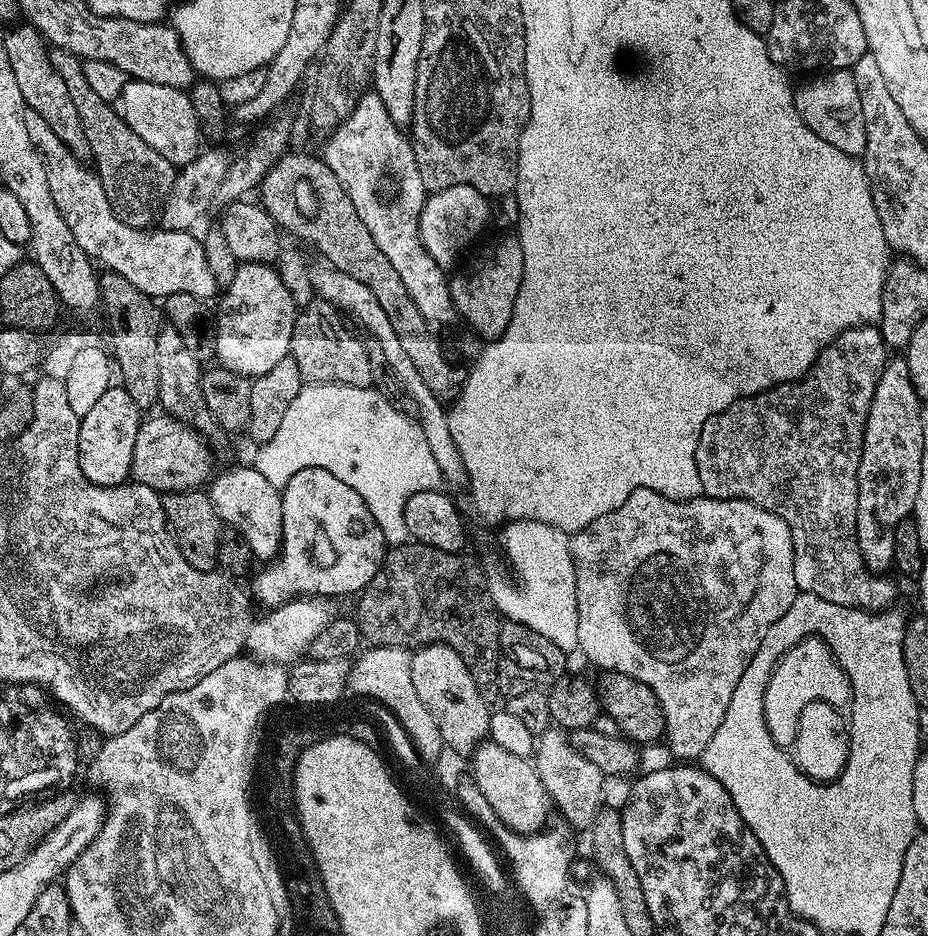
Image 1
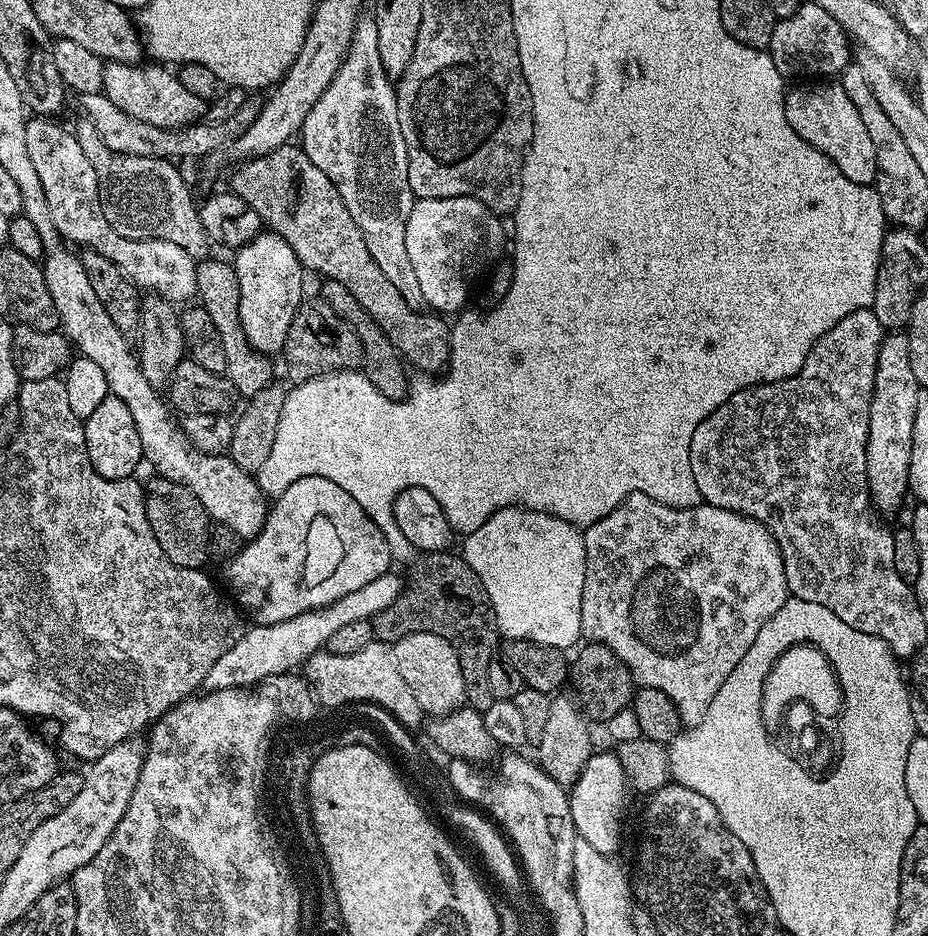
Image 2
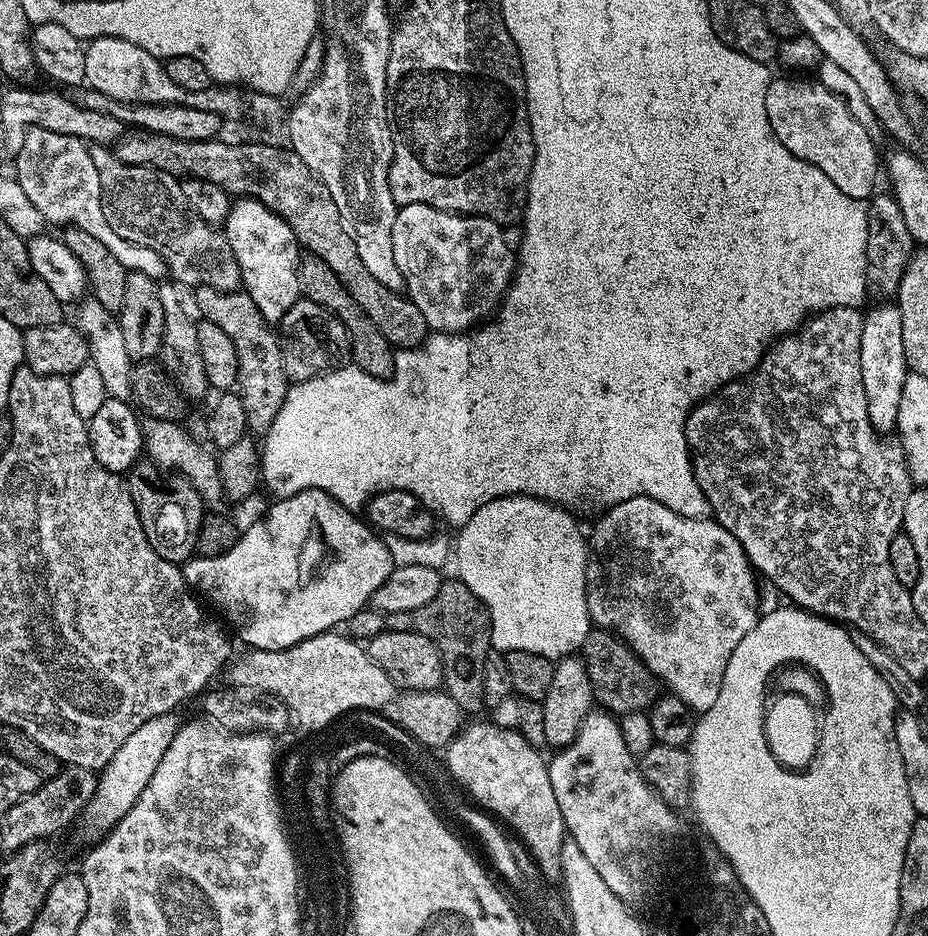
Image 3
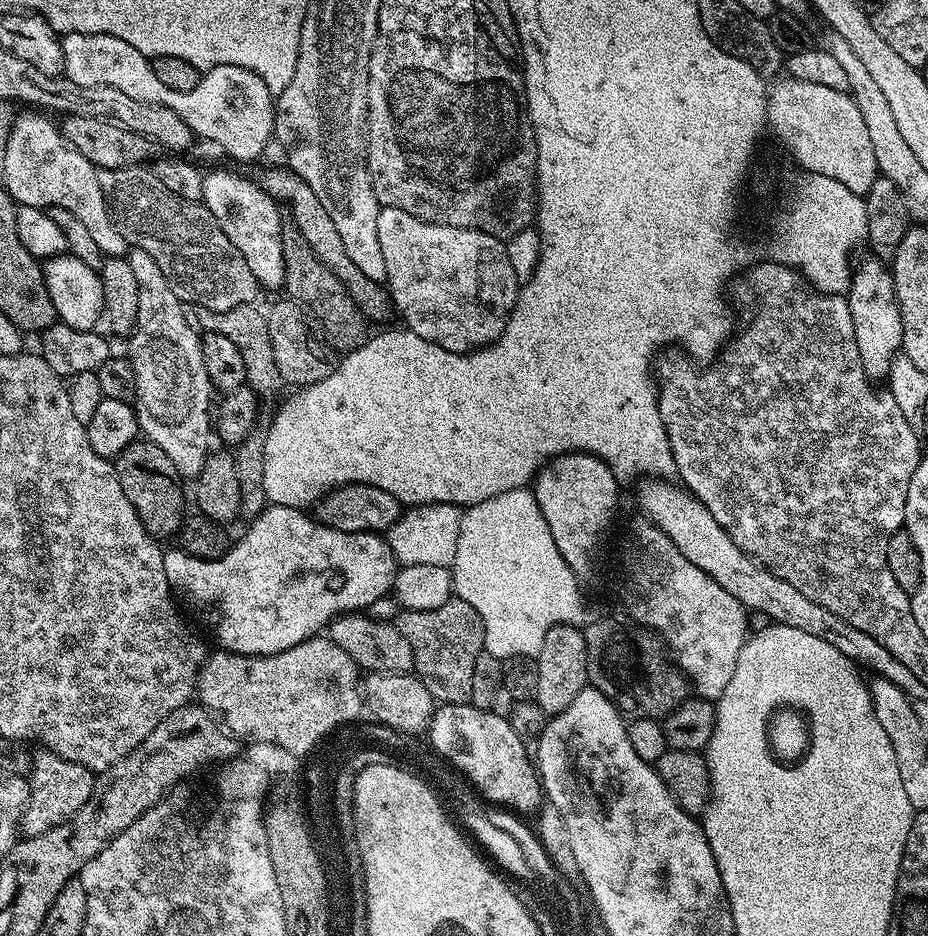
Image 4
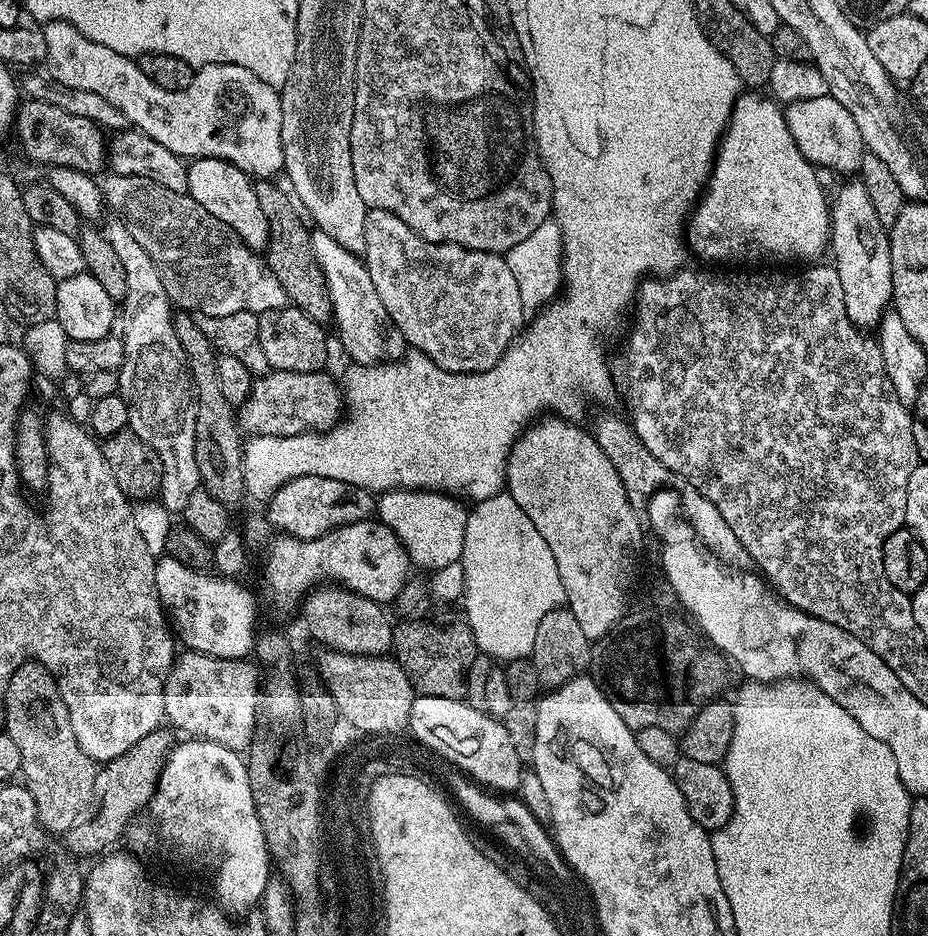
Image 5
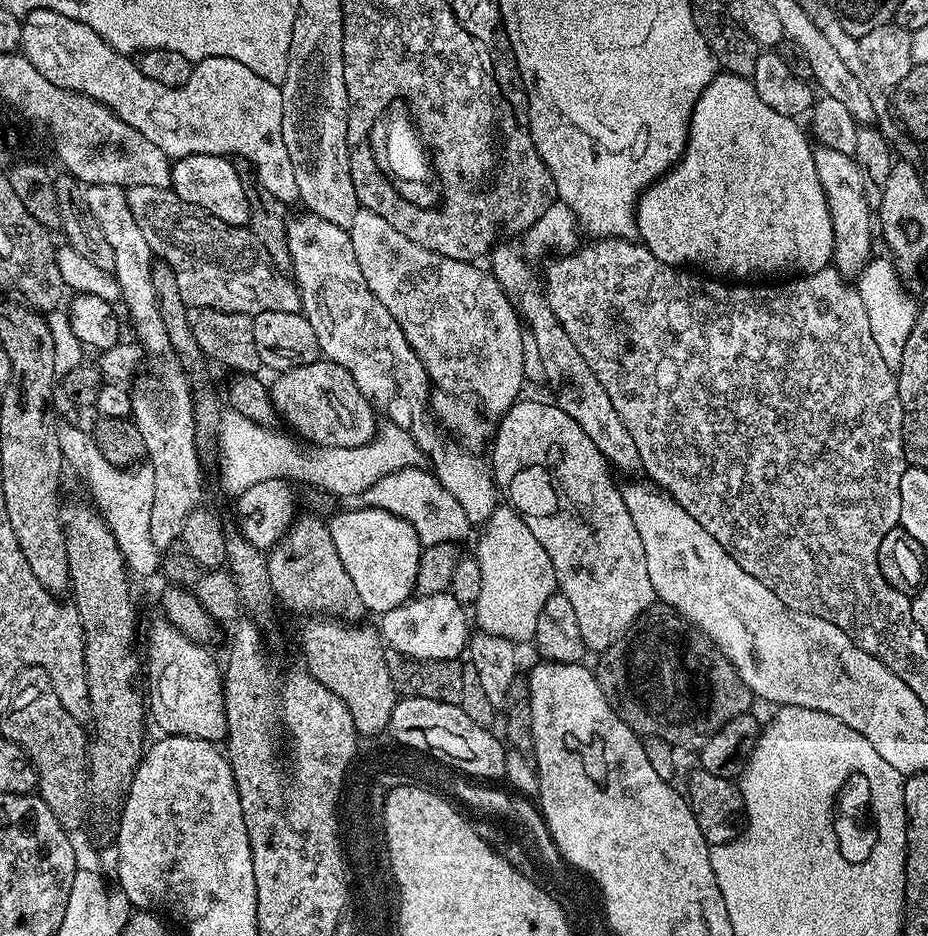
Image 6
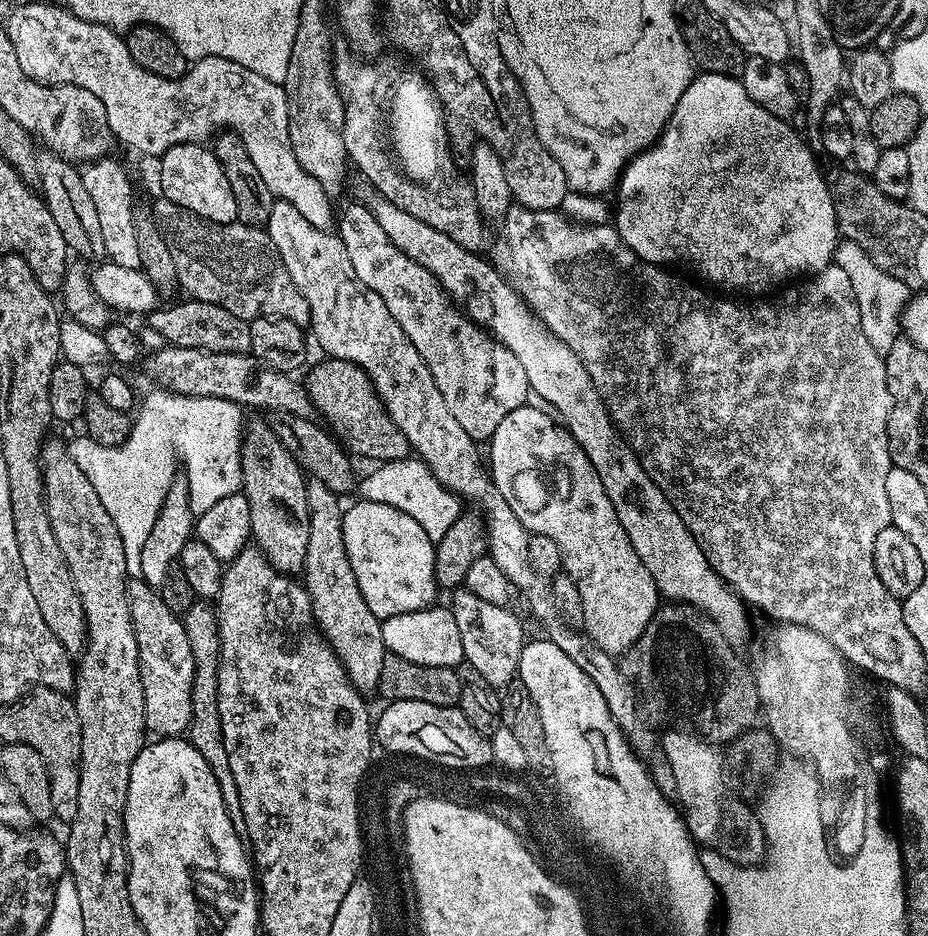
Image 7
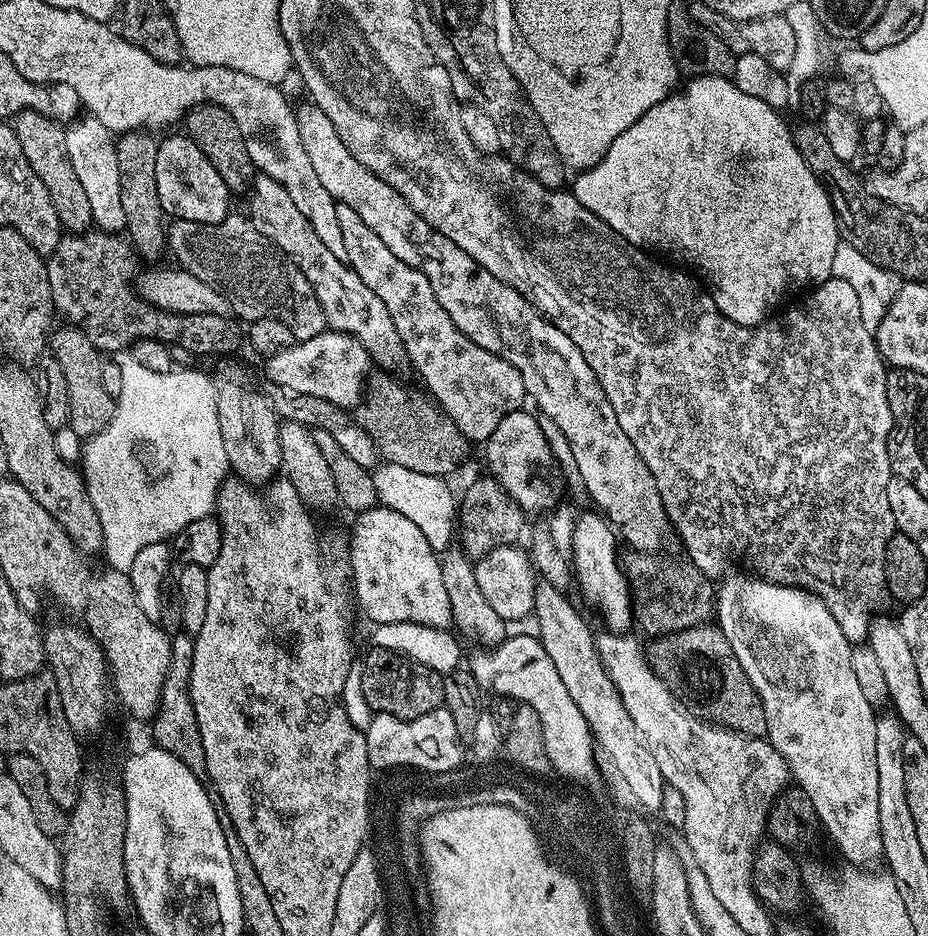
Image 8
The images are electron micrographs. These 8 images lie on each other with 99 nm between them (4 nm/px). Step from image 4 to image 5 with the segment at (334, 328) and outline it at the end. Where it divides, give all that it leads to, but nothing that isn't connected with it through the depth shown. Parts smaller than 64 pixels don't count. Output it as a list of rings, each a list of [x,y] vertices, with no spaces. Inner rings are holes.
[[[260,178],[255,181],[258,203],[261,204],[262,214],[266,214],[268,223],[267,266],[274,278],[282,282],[282,290],[286,290],[289,301],[295,307],[301,308],[310,318],[327,321],[332,315],[332,303],[328,301],[328,288],[324,285],[324,276],[312,253],[309,225],[300,221],[301,213],[293,197],[287,191],[284,193],[276,183],[272,178]]]

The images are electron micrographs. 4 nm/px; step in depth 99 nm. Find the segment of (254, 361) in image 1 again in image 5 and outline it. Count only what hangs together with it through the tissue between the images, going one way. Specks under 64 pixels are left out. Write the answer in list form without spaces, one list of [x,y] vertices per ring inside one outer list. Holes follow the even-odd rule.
[[[209,156],[195,157],[188,164],[188,186],[186,189],[189,196],[198,202],[198,206],[206,206],[218,222],[232,228],[242,242],[251,248],[253,252],[260,254],[268,247],[268,223],[266,214],[262,214],[262,206],[258,203],[258,194],[253,177],[234,166],[230,161],[222,158],[210,158]]]

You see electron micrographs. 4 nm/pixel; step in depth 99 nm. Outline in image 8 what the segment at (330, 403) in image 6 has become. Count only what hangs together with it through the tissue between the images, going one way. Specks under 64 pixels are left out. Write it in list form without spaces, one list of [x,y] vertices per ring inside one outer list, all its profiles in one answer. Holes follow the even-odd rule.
[[[375,376],[368,378],[366,391],[354,415],[362,430],[370,434],[370,438],[376,443],[379,455],[389,464],[404,466],[409,470],[418,471],[419,474],[448,478],[451,472],[458,471],[460,463],[467,458],[470,448],[470,442],[458,430],[458,426],[454,426],[450,417],[440,411],[436,401],[423,391],[407,392],[402,385],[395,384],[390,377]]]

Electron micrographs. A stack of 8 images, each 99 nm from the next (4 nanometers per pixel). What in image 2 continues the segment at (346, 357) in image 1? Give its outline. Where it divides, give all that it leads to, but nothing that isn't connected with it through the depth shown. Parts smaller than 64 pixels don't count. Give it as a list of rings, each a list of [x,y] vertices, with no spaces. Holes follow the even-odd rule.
[[[323,298],[301,300],[294,314],[294,322],[290,322],[290,330],[286,334],[283,356],[292,382],[329,376],[332,372],[351,372],[364,363],[358,334],[354,334],[354,330],[345,320],[338,318],[338,314],[334,314],[334,310]]]

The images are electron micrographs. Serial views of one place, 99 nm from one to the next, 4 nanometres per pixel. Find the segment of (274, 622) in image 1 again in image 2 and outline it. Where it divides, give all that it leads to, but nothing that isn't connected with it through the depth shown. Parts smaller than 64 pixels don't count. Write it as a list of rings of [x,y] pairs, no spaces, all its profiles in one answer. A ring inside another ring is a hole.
[[[389,570],[374,582],[362,586],[362,590],[354,590],[346,594],[346,598],[338,598],[333,604],[325,608],[318,608],[314,612],[303,612],[286,622],[277,624],[256,624],[252,629],[241,631],[240,637],[210,666],[210,674],[206,674],[202,688],[204,692],[217,692],[218,690],[230,690],[231,688],[251,689],[268,679],[269,676],[277,676],[283,672],[291,672],[299,669],[308,661],[315,652],[321,651],[327,645],[330,634],[335,634],[342,626],[349,622],[362,622],[371,620],[386,606],[394,606],[398,598],[404,595],[406,580]]]

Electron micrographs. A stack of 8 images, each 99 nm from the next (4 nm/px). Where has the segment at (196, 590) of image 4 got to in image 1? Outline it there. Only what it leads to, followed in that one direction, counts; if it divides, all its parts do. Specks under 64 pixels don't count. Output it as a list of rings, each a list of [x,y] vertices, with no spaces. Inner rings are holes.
[[[298,470],[286,482],[282,490],[282,528],[284,541],[276,559],[265,563],[261,567],[264,569],[251,577],[251,595],[264,610],[307,596],[355,597],[378,574],[384,561],[386,543],[382,530],[358,491],[346,486],[342,478],[334,478],[330,470]]]

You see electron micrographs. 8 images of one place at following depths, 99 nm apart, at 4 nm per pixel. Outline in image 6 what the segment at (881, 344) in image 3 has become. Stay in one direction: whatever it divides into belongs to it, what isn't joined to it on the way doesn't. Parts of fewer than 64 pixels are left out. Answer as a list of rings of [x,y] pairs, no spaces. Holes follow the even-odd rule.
[[[812,144],[814,170],[822,182],[826,194],[826,206],[830,210],[830,222],[834,230],[832,264],[845,278],[859,277],[860,271],[873,259],[872,228],[874,232],[874,207],[867,201],[862,168],[856,165],[856,157],[838,150],[830,150],[825,144]]]

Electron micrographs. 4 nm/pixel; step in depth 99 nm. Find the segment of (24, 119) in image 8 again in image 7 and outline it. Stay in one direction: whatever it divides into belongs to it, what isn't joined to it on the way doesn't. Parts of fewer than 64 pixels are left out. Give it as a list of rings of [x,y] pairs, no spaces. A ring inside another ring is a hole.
[[[41,151],[37,155],[38,192],[44,205],[50,210],[58,230],[62,230],[62,238],[66,238],[69,253],[76,252],[85,261],[100,262],[105,259],[102,246],[102,229],[98,223],[98,214],[90,194],[86,191],[86,182],[80,177],[81,169],[77,165],[57,156],[55,152]]]

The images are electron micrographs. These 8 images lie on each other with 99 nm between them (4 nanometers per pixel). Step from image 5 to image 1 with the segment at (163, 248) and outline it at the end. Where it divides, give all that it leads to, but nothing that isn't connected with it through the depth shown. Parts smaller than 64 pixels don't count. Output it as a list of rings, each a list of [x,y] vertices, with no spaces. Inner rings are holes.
[[[52,48],[52,65],[58,74],[62,74],[62,82],[66,82],[66,90],[70,90],[70,98],[74,98],[74,106],[78,109],[78,118],[82,118],[82,126],[86,130],[88,145],[92,148],[91,159],[96,160],[94,171],[100,177],[102,190],[106,190],[106,198],[116,211],[122,222],[131,228],[147,229],[152,220],[151,212],[161,207],[167,200],[170,190],[176,181],[177,169],[158,150],[150,150],[134,130],[119,114],[109,101],[103,100],[90,90],[90,82],[86,82],[84,66],[79,56],[71,56],[61,48]]]

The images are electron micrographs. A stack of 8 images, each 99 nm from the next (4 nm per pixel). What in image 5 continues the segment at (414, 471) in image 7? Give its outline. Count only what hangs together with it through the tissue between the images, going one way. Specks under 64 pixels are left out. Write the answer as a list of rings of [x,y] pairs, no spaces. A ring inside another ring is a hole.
[[[396,489],[394,491],[385,492],[377,499],[377,519],[381,524],[384,524],[388,529],[390,529],[393,534],[399,538],[399,540],[404,545],[404,548],[408,552],[409,561],[416,567],[416,565],[426,568],[428,572],[433,572],[438,569],[441,569],[442,566],[448,566],[457,563],[462,556],[463,552],[463,542],[465,538],[465,530],[468,518],[467,507],[463,507],[463,504],[457,497],[451,497],[447,493],[438,493],[438,492],[428,492],[422,491],[420,489]]]

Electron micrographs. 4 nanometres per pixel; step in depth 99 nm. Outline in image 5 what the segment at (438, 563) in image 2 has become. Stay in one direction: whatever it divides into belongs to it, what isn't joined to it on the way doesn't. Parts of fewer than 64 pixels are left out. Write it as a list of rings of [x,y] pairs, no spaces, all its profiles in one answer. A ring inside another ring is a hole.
[[[416,618],[401,619],[392,630],[394,659],[406,670],[413,689],[421,696],[463,700],[468,695],[468,671],[478,655],[474,634],[467,623],[427,628]]]

